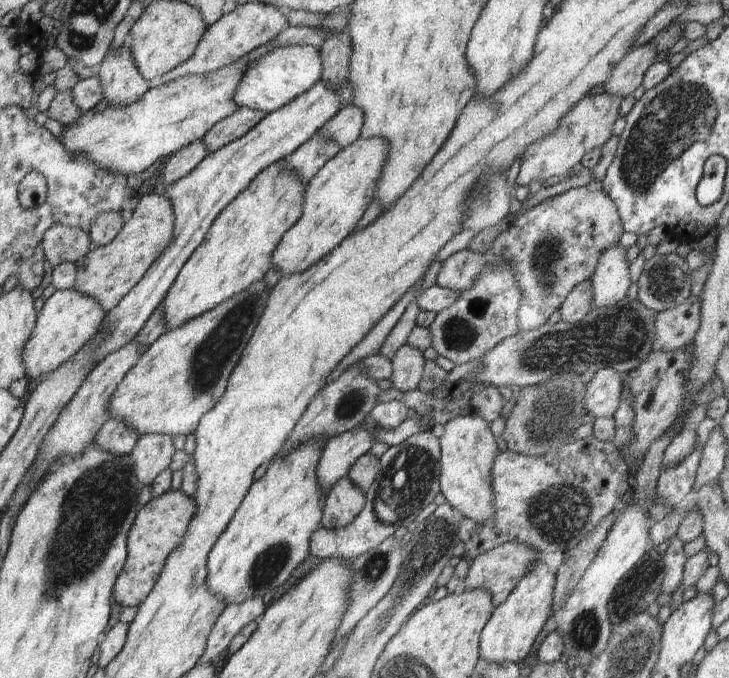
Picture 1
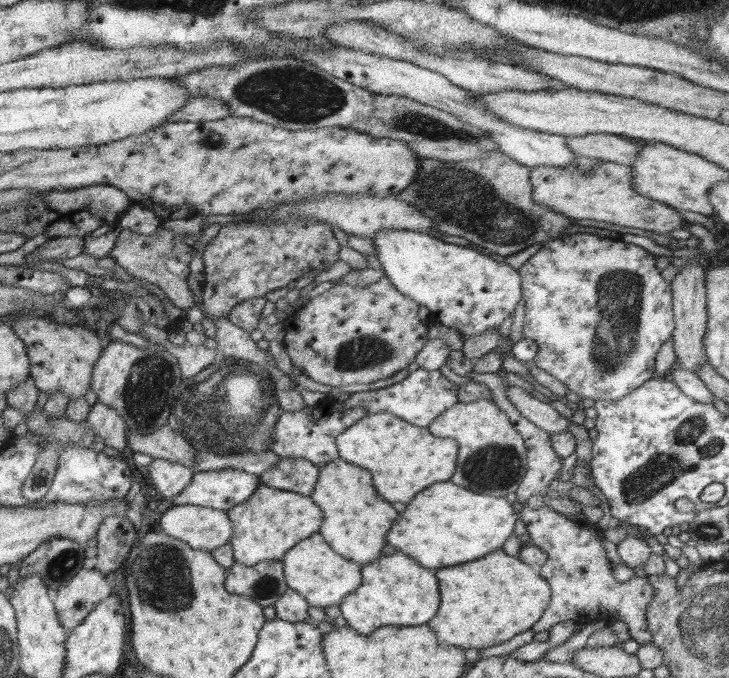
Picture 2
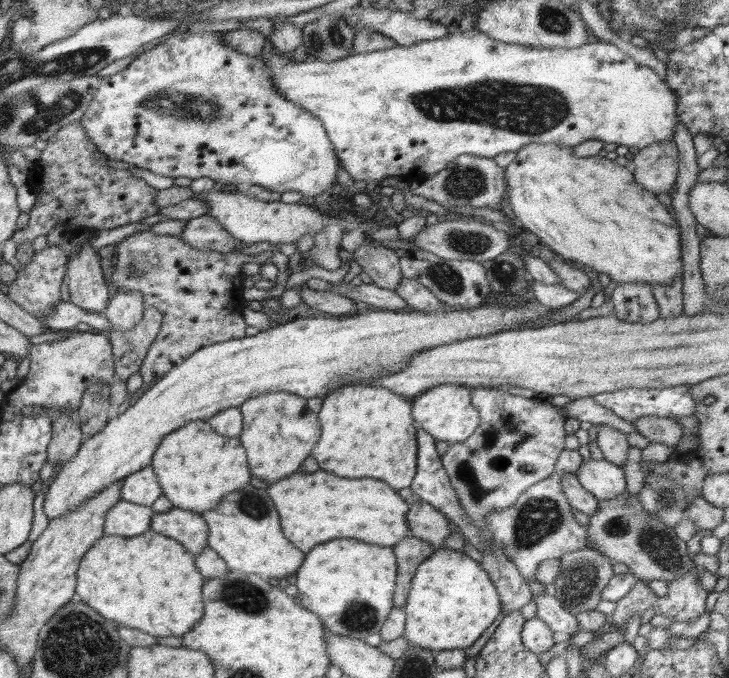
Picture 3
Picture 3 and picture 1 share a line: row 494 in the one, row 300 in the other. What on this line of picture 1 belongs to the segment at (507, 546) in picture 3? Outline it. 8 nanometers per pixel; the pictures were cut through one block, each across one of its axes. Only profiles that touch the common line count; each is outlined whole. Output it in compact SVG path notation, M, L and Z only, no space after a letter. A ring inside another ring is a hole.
M592 181L526 210L494 240L488 250L474 252L465 249L446 258L437 274L436 285L462 293L472 286L486 264L496 264L506 258L506 262L512 262L516 284L522 290L518 312L520 333L535 330L547 324L550 316L560 309L580 282L594 275L602 252L620 243L624 232L616 206L604 194L602 184Z

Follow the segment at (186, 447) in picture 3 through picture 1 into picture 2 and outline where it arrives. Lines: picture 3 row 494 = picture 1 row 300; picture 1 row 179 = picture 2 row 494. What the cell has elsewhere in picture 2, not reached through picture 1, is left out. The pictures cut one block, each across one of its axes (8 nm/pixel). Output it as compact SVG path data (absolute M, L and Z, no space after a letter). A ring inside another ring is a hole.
M258 484L254 491L255 494L247 502L227 512L234 529L229 543L236 561L246 566L254 566L264 560L282 561L290 548L320 530L323 514L310 497L270 488L265 484Z

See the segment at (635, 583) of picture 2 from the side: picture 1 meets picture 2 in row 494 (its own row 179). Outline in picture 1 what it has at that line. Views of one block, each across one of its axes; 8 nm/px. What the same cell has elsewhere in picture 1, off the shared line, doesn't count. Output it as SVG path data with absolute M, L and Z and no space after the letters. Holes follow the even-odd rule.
M610 94L587 95L580 100L570 112L560 120L560 126L536 140L524 152L522 166L518 173L518 182L533 182L541 180L547 182L560 173L569 171L571 165L580 163L583 156L594 148L602 147L611 137L614 122L619 118L619 108L623 98Z

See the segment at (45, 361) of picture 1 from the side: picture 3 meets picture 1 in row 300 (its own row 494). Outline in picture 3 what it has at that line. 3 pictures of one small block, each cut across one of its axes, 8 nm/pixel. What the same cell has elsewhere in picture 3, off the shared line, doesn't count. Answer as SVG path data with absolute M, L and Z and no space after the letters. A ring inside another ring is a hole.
M498 299L490 304L462 309L454 308L448 312L420 312L369 310L366 314L352 314L344 317L301 317L284 324L274 323L269 329L259 331L254 336L245 336L222 343L216 343L200 348L190 356L181 366L172 368L161 380L158 380L150 390L146 390L135 405L115 418L108 420L102 432L94 434L88 440L84 439L78 452L68 462L62 465L56 478L48 488L44 500L44 514L51 520L66 516L76 510L82 503L98 495L104 488L108 488L117 480L123 480L133 472L151 464L152 455L164 436L182 428L194 420L206 421L215 412L226 408L239 408L248 400L260 394L270 392L290 392L304 399L318 398L332 393L346 381L362 381L384 377L388 372L396 372L404 368L404 364L412 361L412 357L443 344L452 344L467 338L488 336L497 332L524 329L525 326L539 326L541 318L551 316L552 309L545 307L538 300L508 300Z

